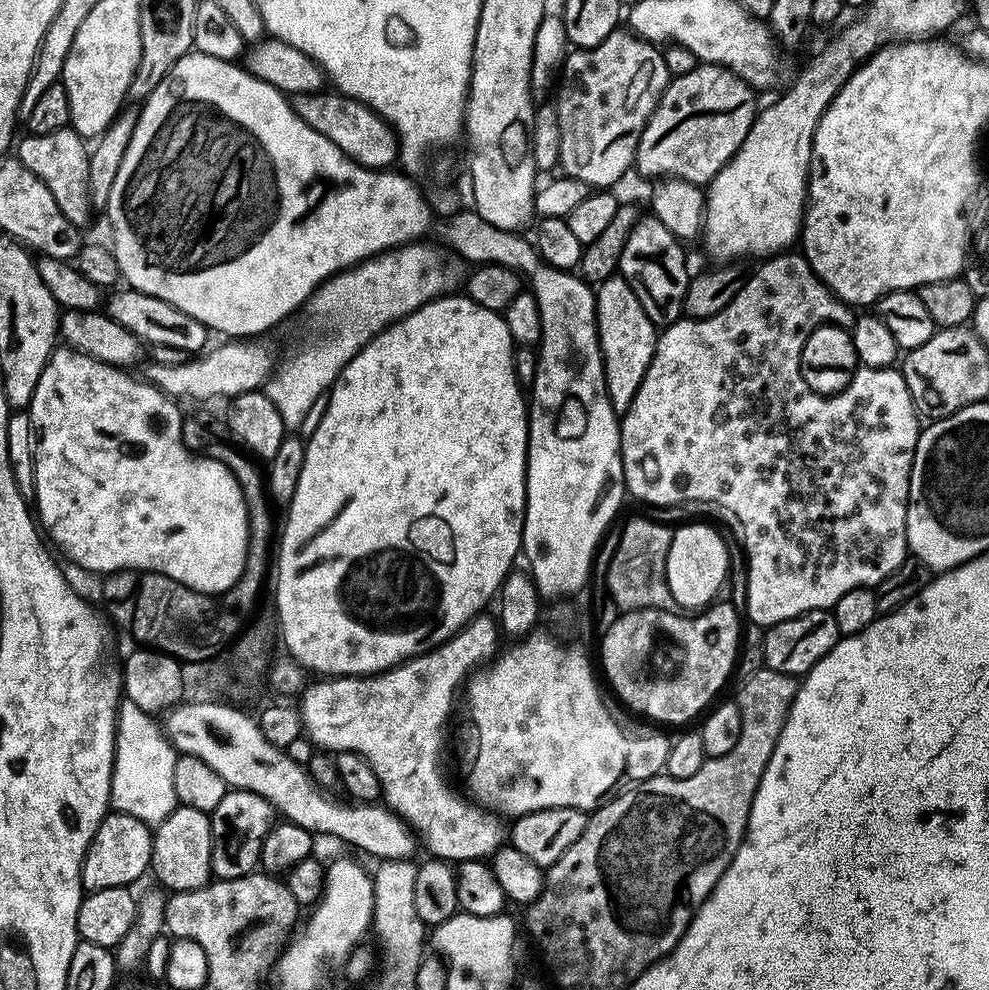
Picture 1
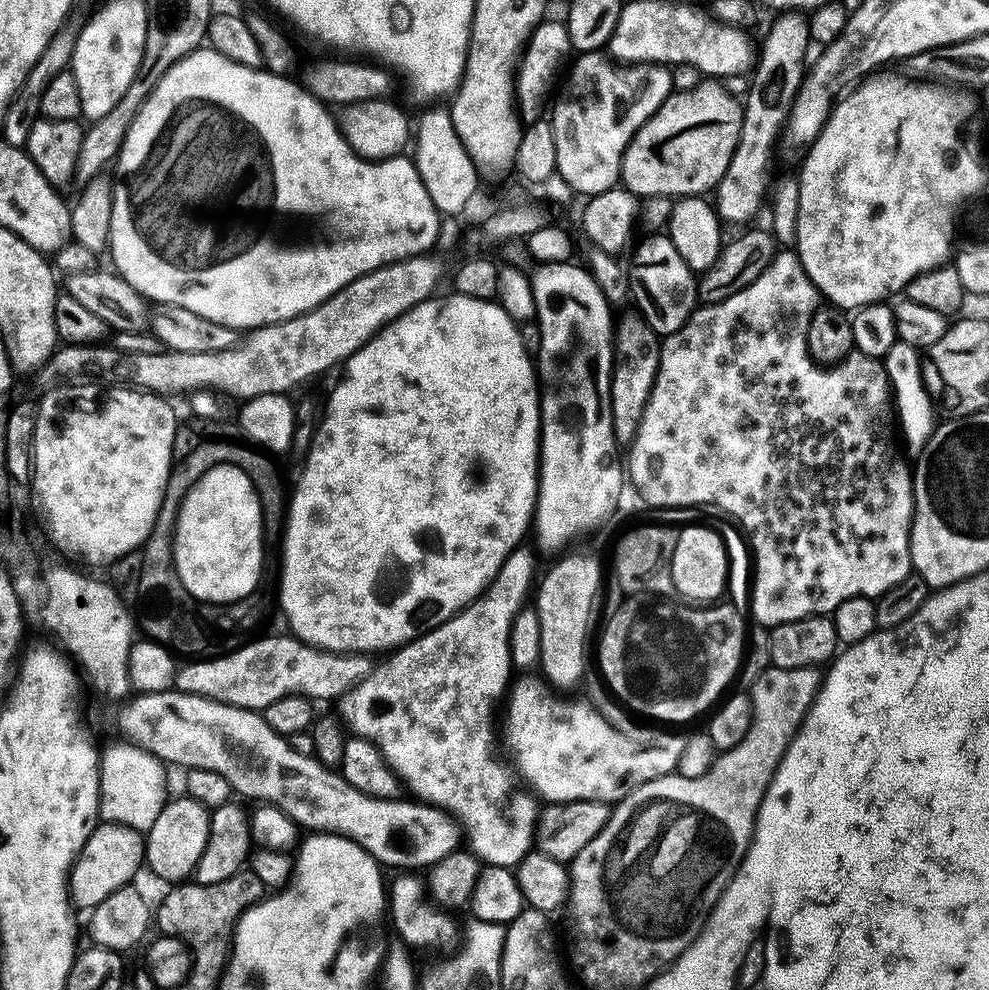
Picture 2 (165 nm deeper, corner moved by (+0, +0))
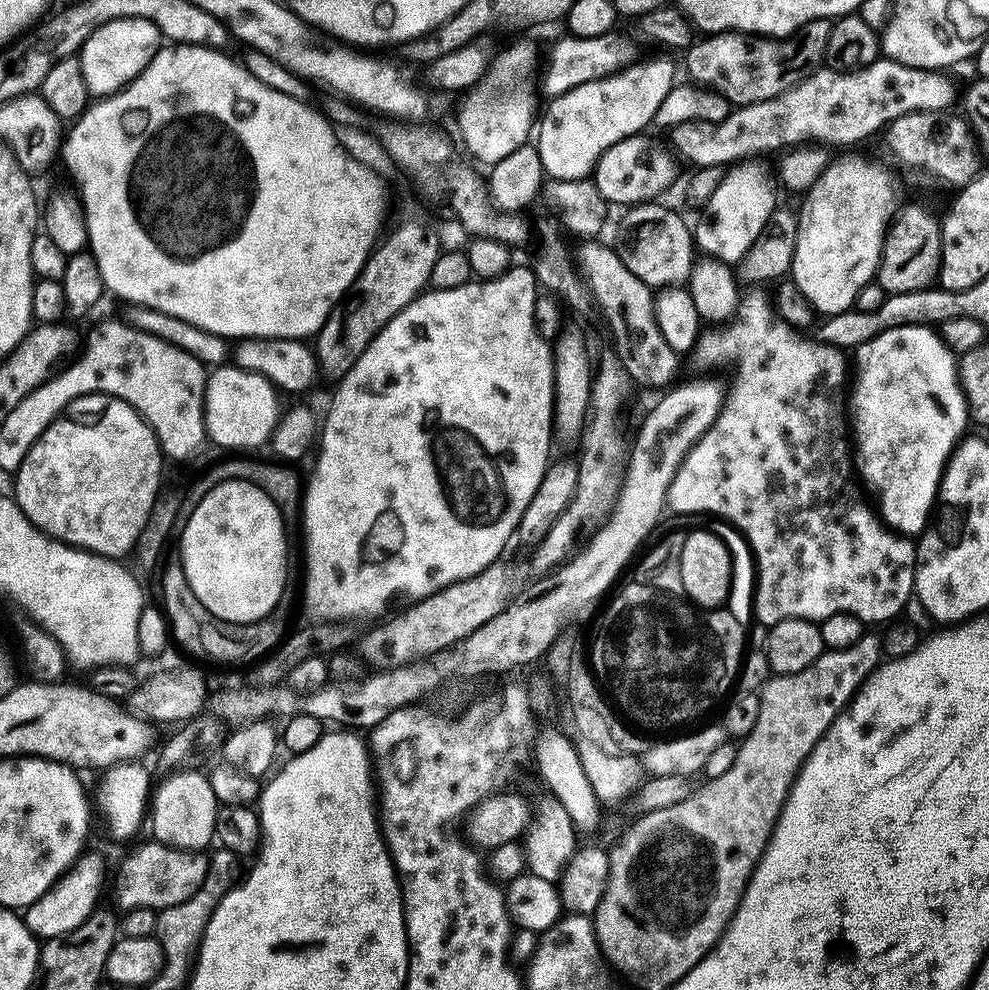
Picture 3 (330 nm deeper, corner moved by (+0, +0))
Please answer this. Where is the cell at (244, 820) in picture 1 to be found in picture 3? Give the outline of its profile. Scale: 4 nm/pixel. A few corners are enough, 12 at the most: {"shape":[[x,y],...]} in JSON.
{"shape":[[144,844],[124,864],[121,909],[186,902],[208,877],[200,850]]}

